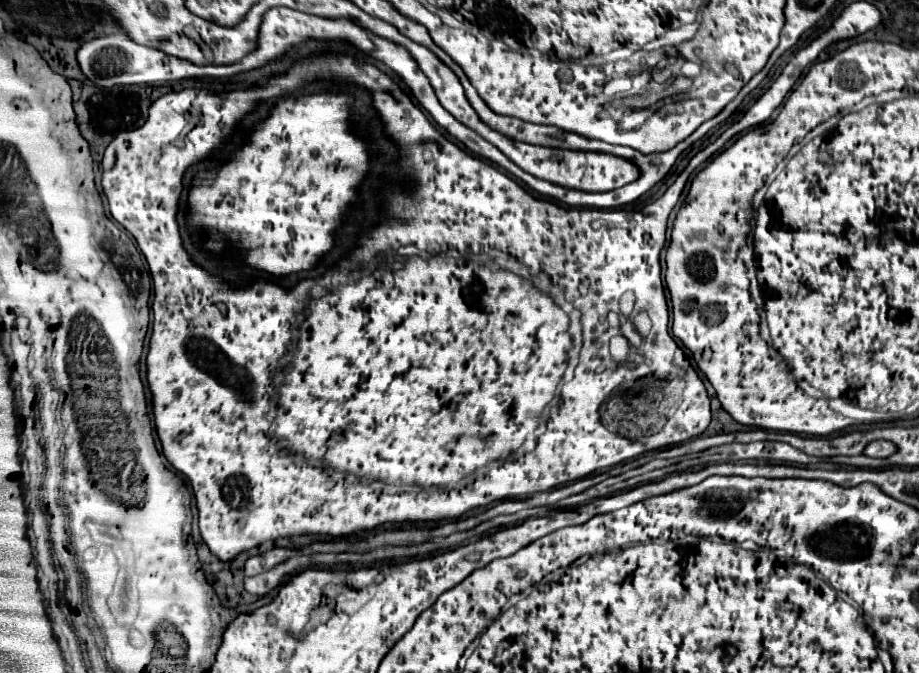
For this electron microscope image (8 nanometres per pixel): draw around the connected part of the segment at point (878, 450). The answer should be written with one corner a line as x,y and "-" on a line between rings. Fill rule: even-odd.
872,441
864,449
864,455
868,455
868,457
882,457
882,459
888,457
888,455
894,455
894,453
896,453
896,445
888,443
888,441

